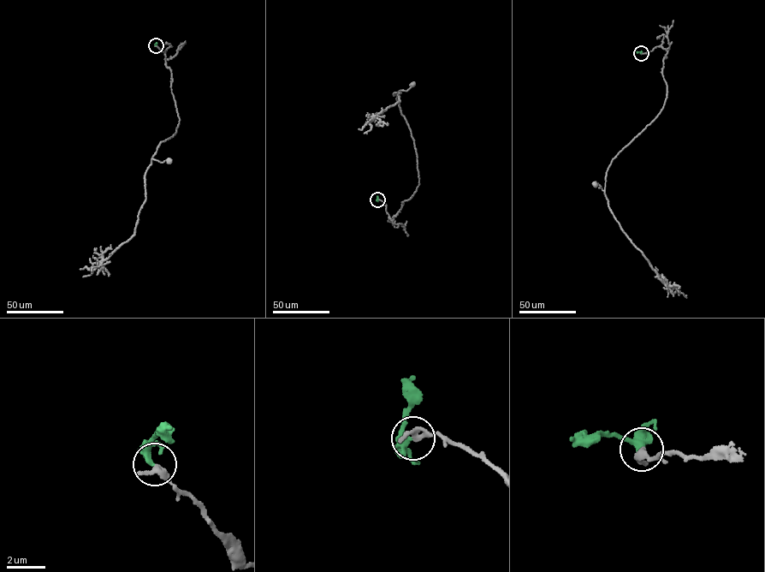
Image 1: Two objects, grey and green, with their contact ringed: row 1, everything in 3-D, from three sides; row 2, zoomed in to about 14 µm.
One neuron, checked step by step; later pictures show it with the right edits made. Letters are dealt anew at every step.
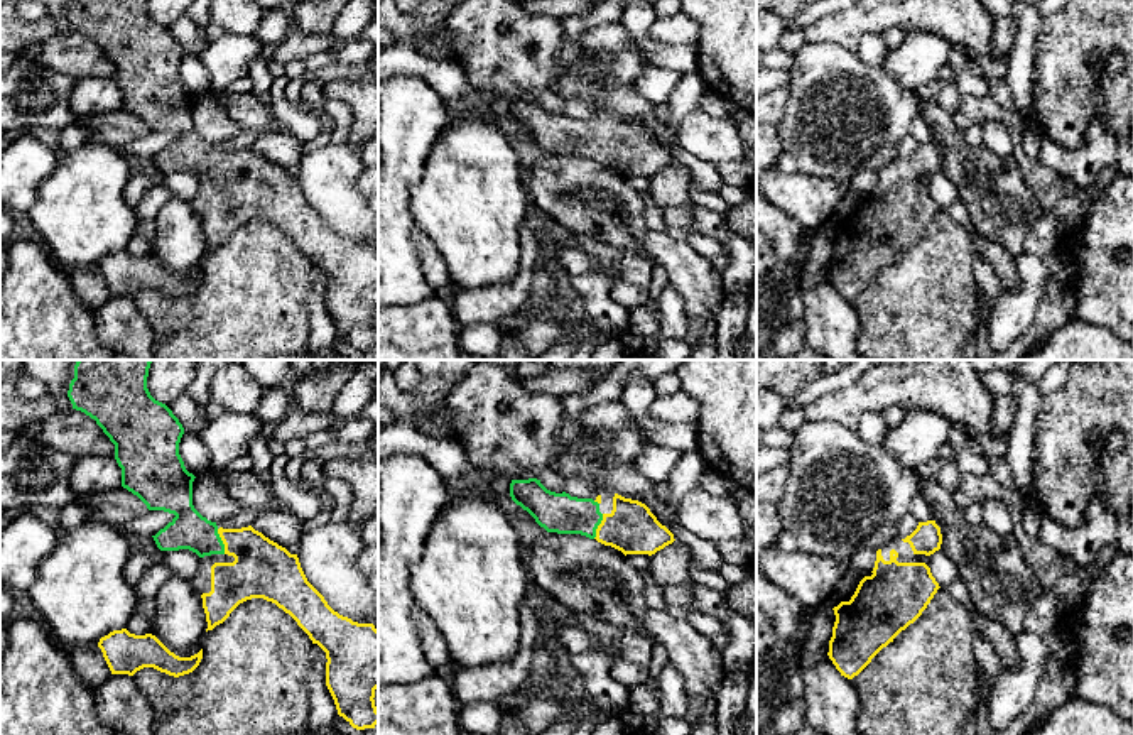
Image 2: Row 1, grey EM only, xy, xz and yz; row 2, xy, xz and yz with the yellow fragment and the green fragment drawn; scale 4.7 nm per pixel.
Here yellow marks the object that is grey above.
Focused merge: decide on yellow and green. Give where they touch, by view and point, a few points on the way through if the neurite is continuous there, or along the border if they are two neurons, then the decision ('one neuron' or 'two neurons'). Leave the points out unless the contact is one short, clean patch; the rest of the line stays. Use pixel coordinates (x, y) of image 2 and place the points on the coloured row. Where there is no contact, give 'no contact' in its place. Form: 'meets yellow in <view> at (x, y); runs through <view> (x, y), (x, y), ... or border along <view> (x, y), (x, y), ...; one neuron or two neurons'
meets yellow in xy at (222, 539); runs through xy (262, 568), (237, 543), (222, 539), (206, 539), (189, 529); one neuron

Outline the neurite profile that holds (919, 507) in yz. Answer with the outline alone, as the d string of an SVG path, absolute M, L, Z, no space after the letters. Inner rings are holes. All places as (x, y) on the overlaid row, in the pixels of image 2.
M917 490L917 493L912 498L910 504L910 514L919 520L919 522L927 522L934 520L934 512L930 510L927 500L922 497L922 493Z

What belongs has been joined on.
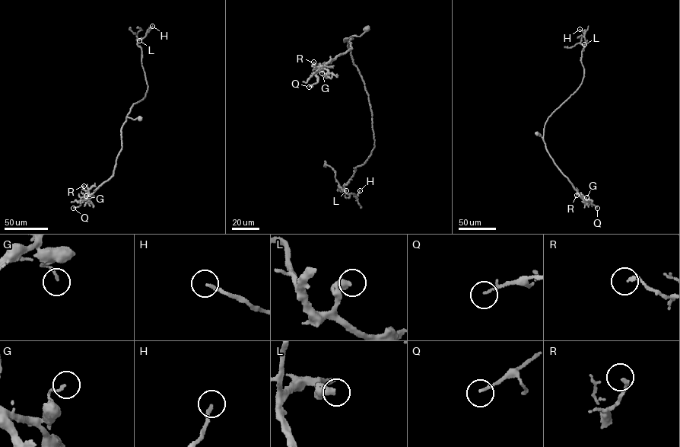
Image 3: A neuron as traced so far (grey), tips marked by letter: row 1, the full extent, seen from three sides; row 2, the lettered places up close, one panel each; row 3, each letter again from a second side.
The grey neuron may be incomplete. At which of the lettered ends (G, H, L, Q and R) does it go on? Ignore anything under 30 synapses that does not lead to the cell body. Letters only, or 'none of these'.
none of these

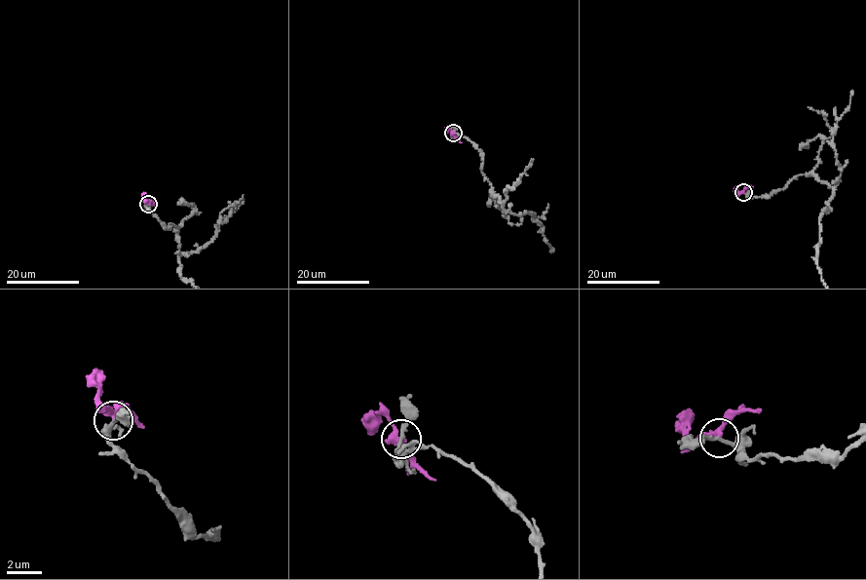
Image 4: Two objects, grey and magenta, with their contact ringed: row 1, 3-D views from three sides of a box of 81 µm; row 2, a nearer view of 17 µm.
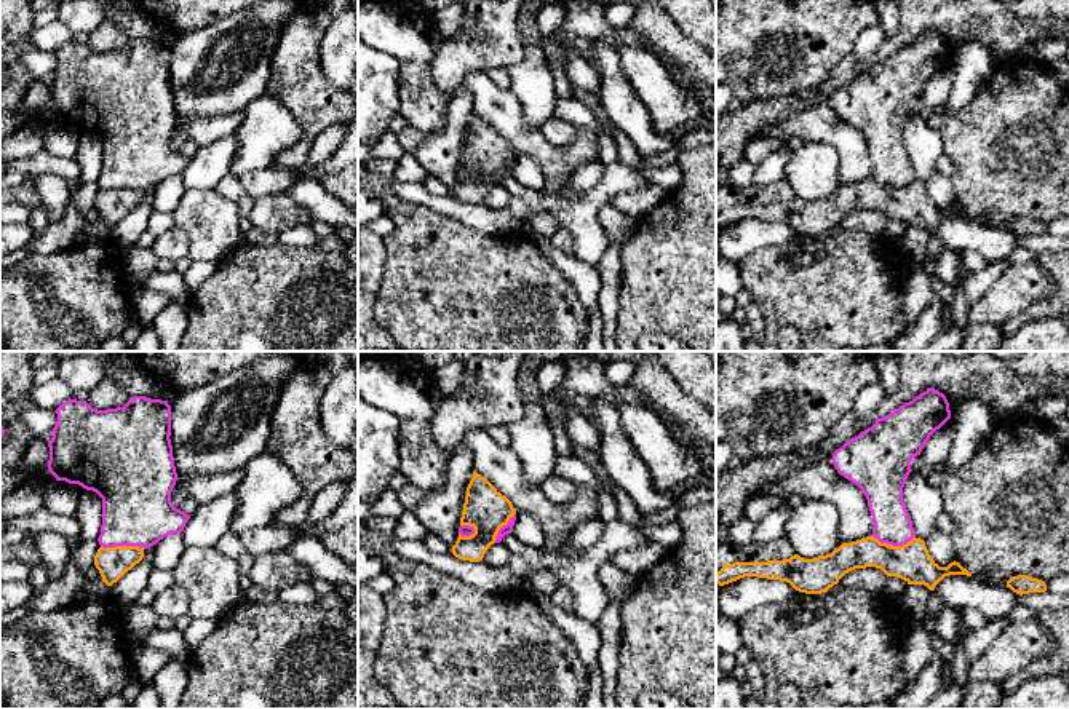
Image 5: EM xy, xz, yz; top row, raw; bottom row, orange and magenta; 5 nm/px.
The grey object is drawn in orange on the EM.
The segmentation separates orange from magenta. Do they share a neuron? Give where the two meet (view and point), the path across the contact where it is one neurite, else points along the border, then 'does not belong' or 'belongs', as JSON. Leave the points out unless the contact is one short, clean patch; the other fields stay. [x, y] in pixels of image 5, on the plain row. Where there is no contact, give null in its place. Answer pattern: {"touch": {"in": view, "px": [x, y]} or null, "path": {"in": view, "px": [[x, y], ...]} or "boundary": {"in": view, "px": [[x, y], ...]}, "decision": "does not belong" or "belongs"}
{"touch": {"in": "xy", "px": [123, 189]}, "boundary": {"in": "xy", "px": [[101, 187], [144, 190]]}, "decision": "does not belong"}

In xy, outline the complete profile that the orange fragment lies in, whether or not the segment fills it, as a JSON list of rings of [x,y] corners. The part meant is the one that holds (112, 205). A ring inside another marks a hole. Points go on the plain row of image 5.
[[[115,188],[99,190],[94,198],[94,208],[107,228],[117,225],[128,212],[139,206],[144,200],[144,190]]]

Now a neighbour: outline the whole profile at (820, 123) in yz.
[[[833,102],[805,109],[765,128],[756,137],[778,137],[788,144],[823,142],[839,155],[839,180],[852,185],[872,177],[872,158],[861,131],[834,110]]]

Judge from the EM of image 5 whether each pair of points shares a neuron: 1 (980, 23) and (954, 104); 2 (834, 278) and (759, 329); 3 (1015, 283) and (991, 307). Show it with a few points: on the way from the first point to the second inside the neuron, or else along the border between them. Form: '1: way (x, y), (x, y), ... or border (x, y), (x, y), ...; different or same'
1: border (989, 48), (973, 39), (965, 39), (951, 56); different
2: border (753, 301), (770, 328); different
3: way (1009, 289), (997, 301); same

